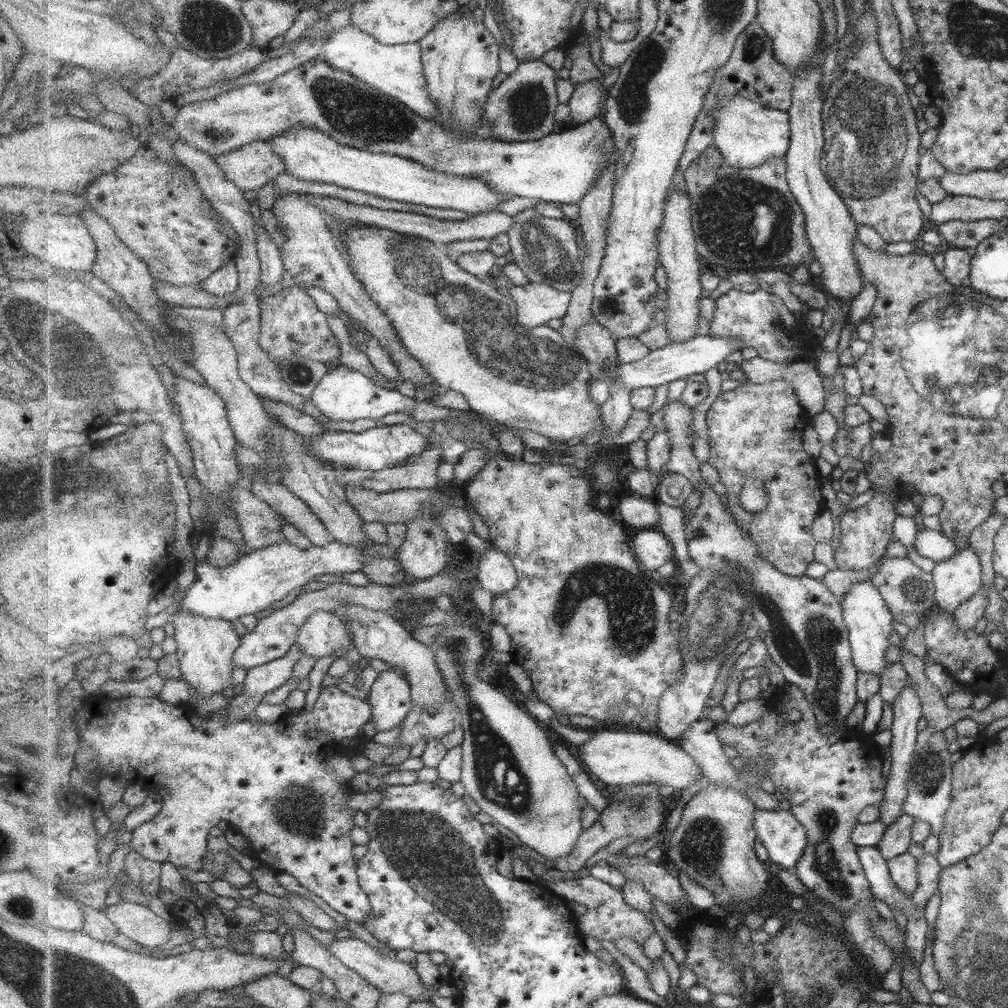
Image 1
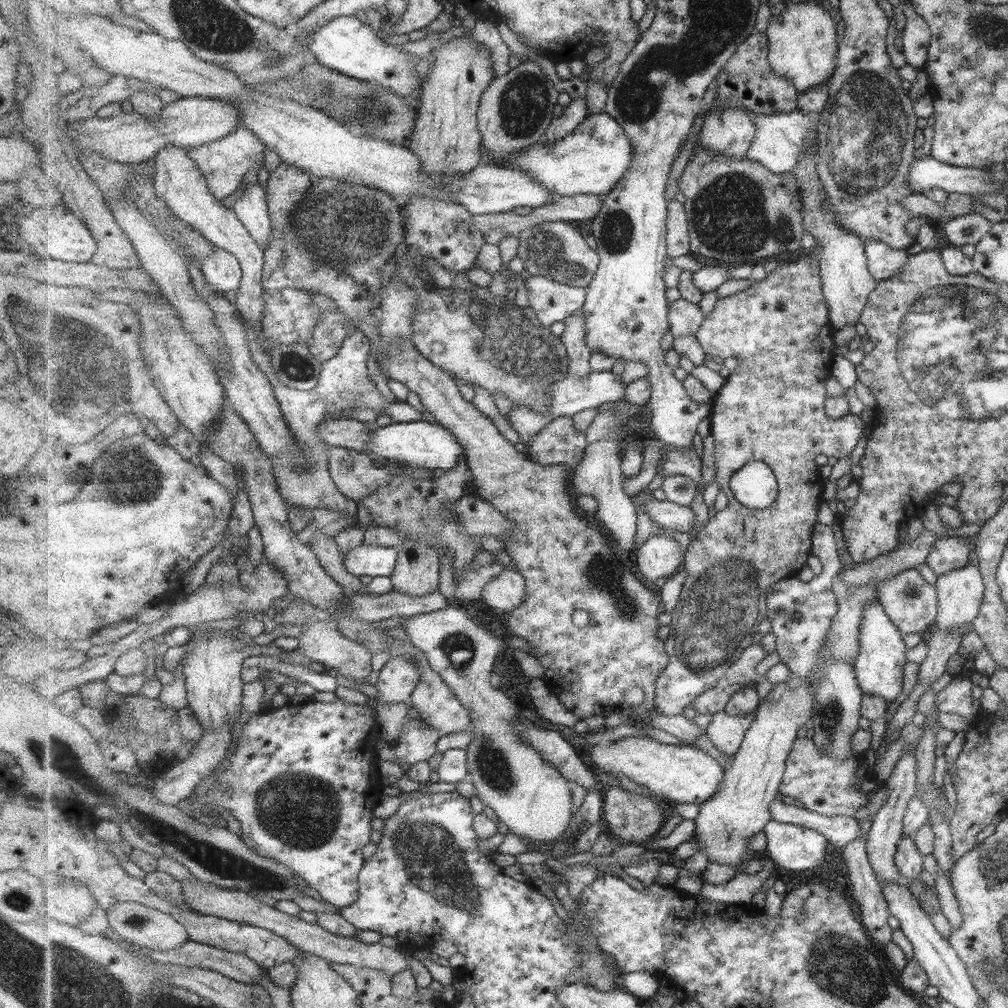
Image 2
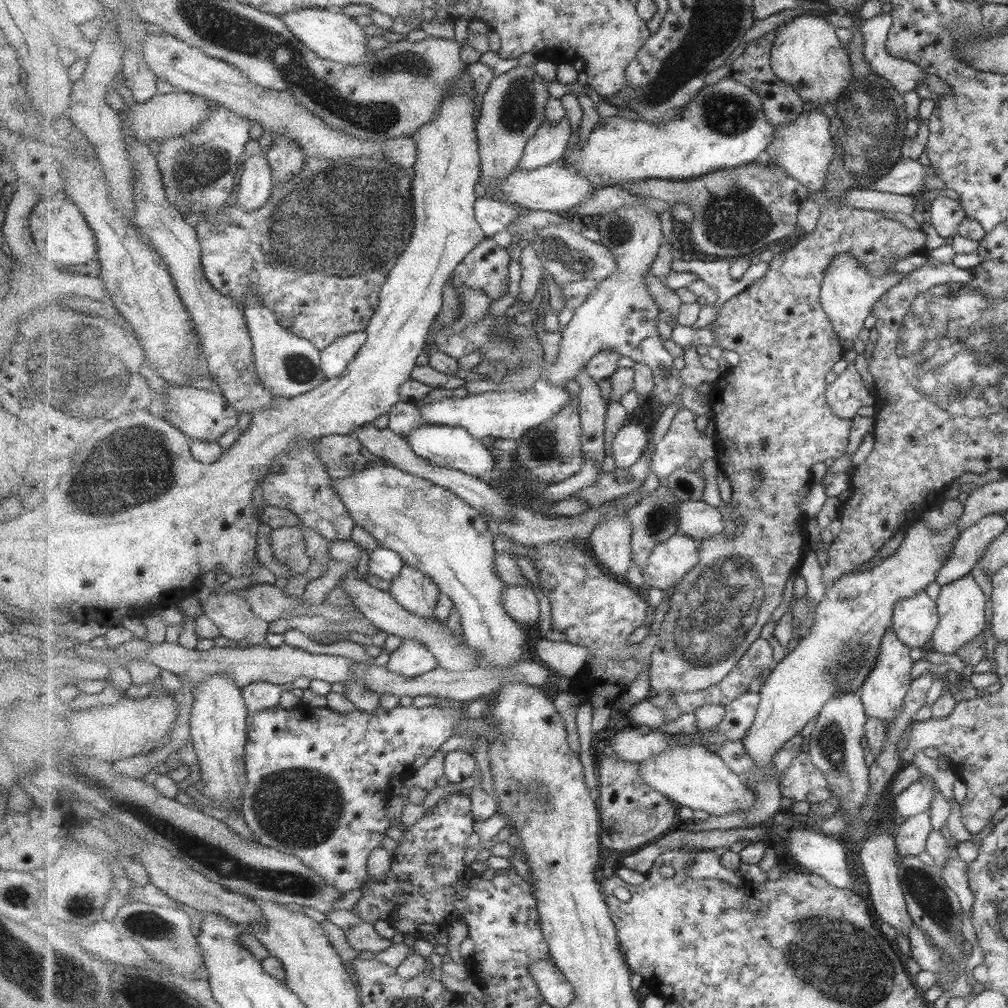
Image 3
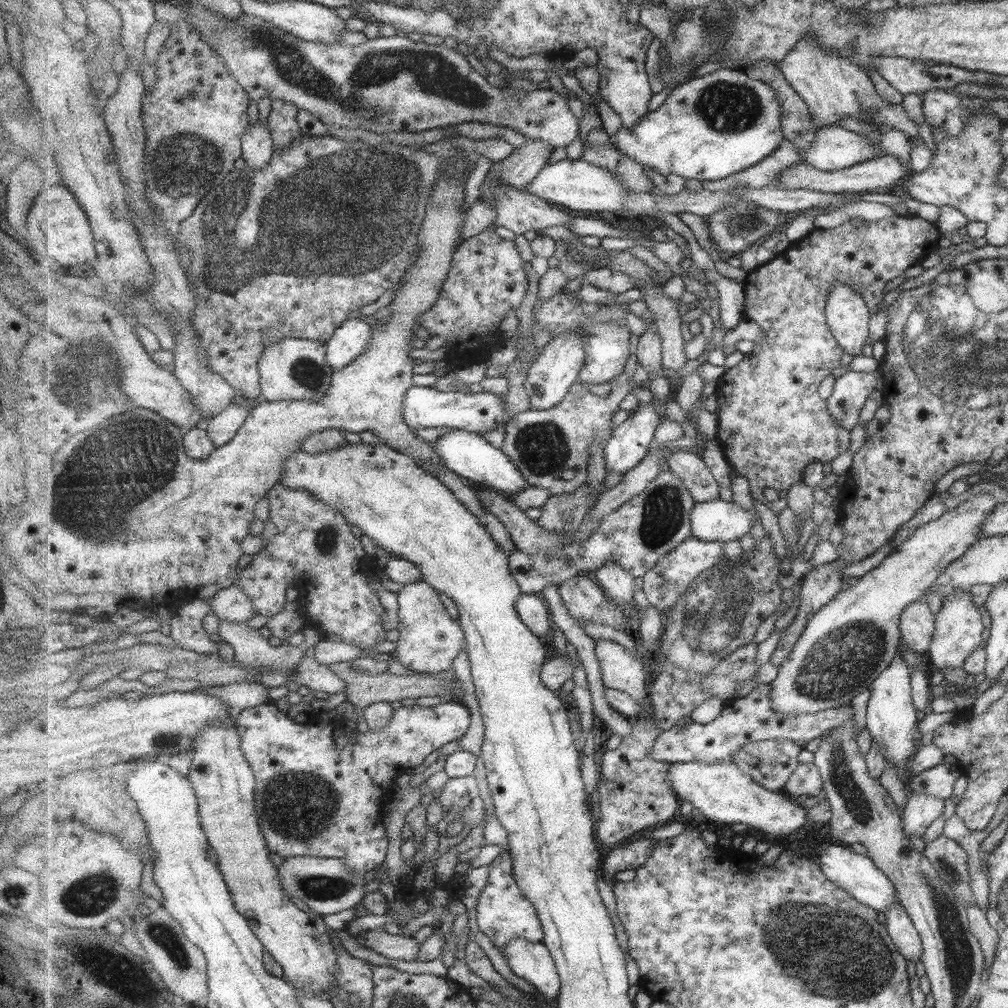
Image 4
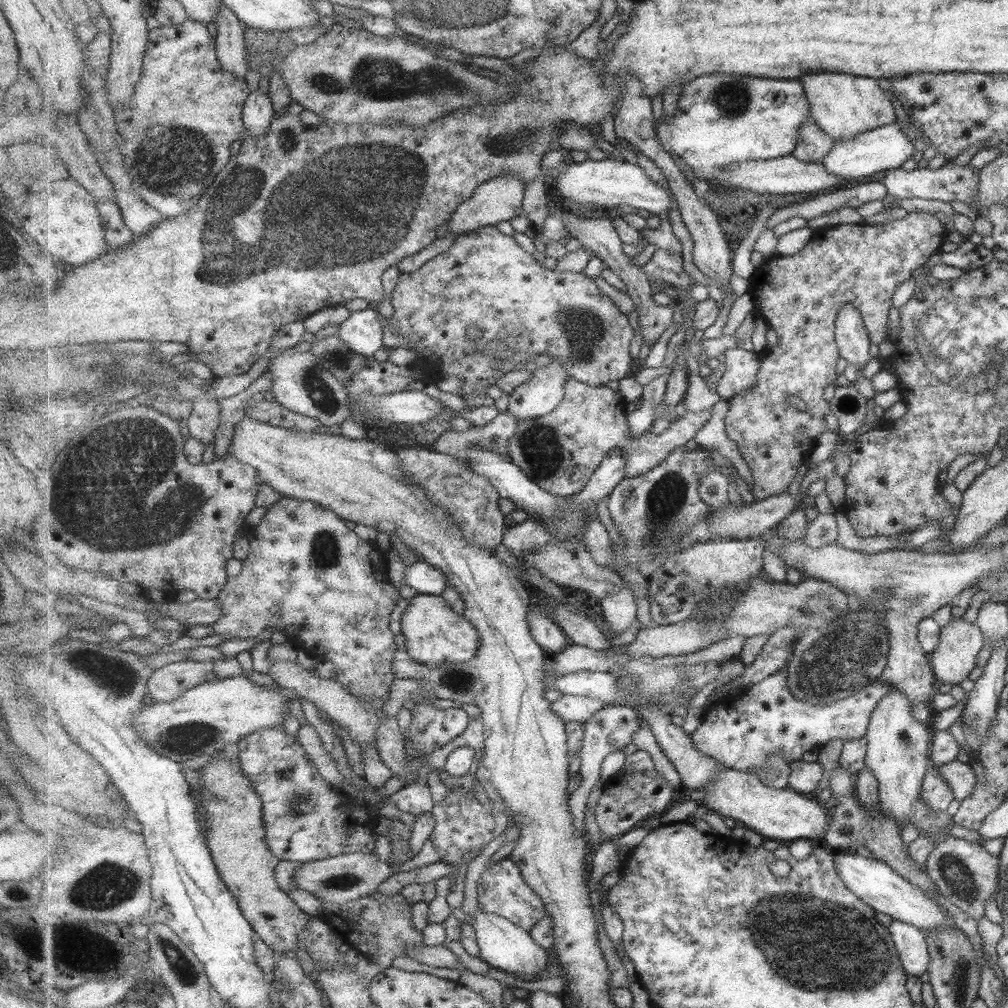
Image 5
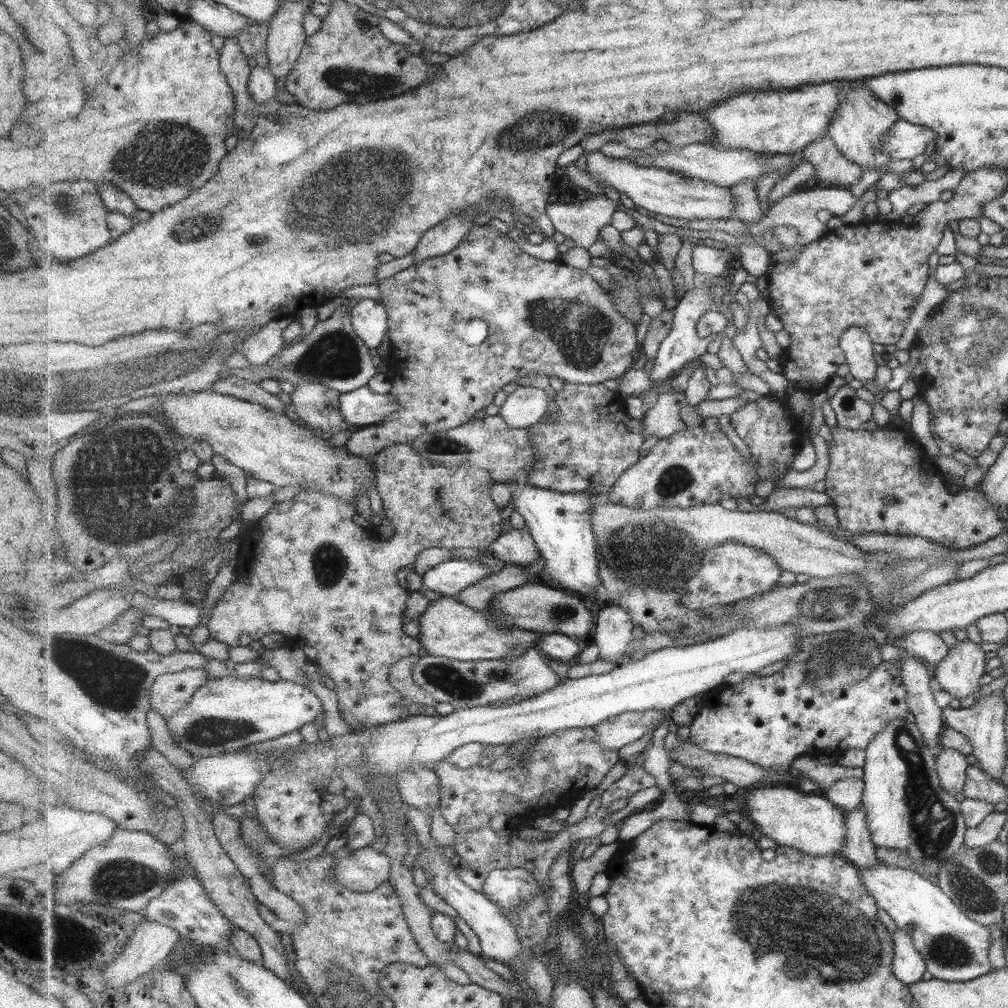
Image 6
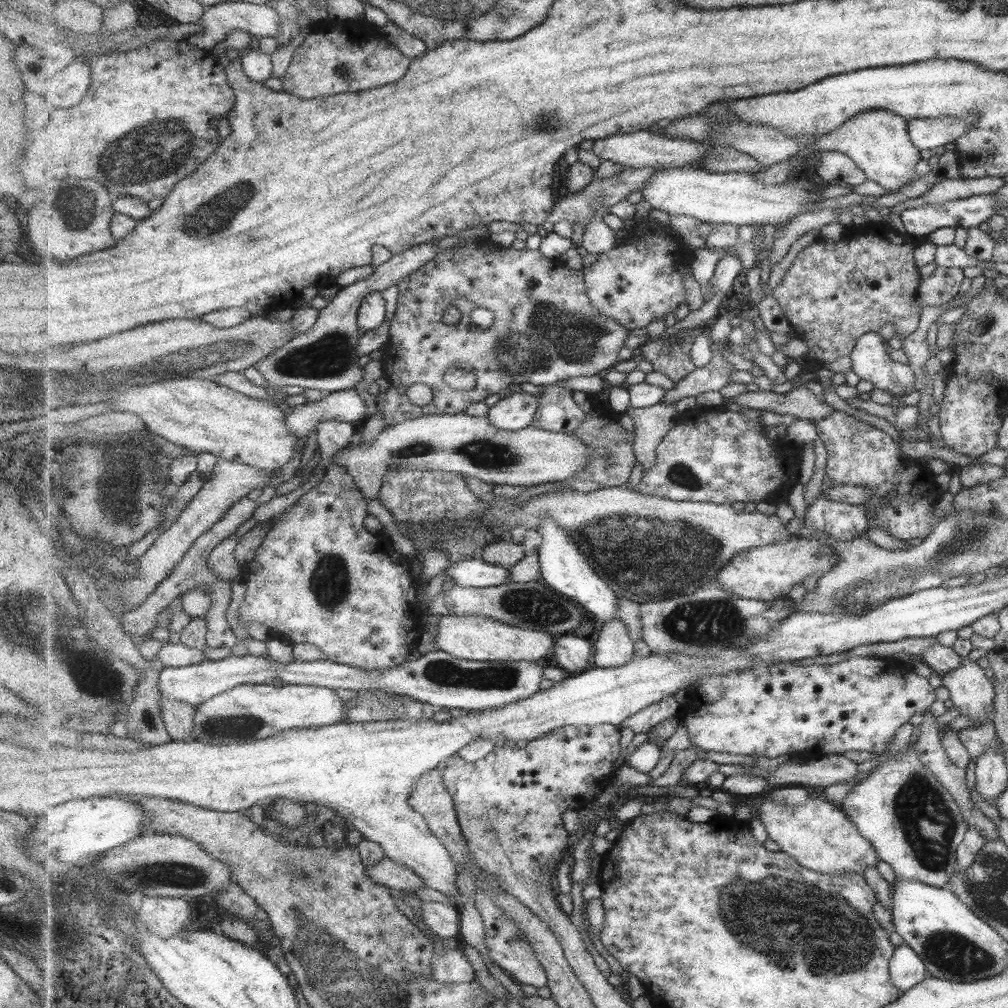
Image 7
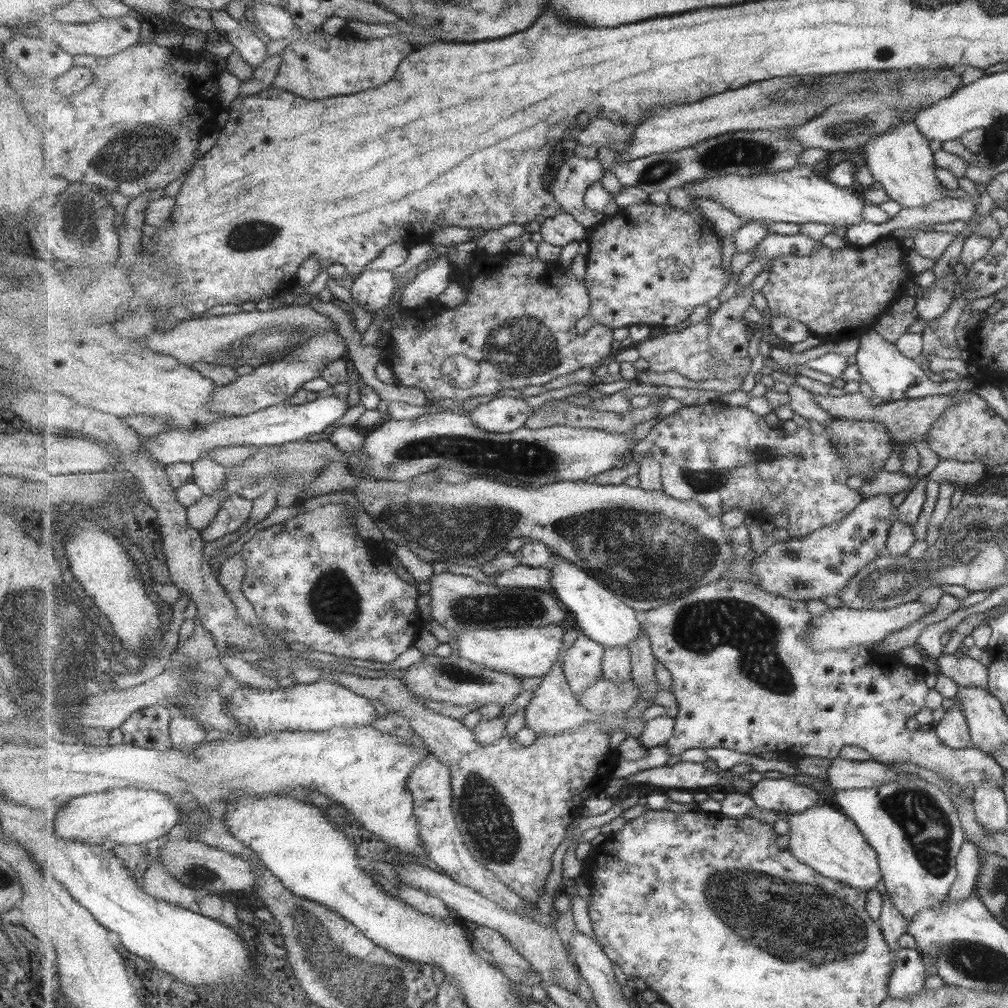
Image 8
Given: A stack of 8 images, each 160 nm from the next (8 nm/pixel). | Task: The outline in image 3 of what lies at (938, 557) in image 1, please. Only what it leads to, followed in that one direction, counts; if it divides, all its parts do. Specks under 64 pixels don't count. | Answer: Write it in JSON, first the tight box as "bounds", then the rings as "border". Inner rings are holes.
{"bounds":[935,513,1007,587],"border":[[[1001,513],[987,514],[957,533],[955,542],[951,544],[951,552],[947,552],[943,566],[939,569],[935,582],[940,587],[966,576],[981,559],[983,551],[991,541],[1006,529],[1007,523]]]}

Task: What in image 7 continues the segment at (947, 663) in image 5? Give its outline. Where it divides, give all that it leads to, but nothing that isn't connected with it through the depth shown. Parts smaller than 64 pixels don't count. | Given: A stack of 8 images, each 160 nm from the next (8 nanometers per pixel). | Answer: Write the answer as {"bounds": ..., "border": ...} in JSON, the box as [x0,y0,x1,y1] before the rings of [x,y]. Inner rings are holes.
{"bounds":[941,657,994,720],"border":[[[967,657],[961,658],[957,668],[941,677],[941,687],[949,693],[948,698],[951,700],[952,706],[968,719],[979,720],[992,710],[992,702],[994,701],[993,683],[983,674],[983,669]]]}

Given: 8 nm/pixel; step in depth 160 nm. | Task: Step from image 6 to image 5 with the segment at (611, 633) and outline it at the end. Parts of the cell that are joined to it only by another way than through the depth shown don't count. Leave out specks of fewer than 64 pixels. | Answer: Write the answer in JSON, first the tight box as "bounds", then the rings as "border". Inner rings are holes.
{"bounds":[600,588,637,636],"border":[[[631,588],[617,590],[615,594],[605,597],[600,602],[604,620],[609,624],[609,628],[614,636],[625,632],[637,619],[637,600]]]}

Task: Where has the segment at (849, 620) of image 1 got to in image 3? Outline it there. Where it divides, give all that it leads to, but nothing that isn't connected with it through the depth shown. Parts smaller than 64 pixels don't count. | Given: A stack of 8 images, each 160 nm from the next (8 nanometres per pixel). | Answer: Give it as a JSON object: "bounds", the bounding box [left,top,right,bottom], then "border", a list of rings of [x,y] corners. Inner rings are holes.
{"bounds":[857,627,913,726],"border":[[[890,627],[885,629],[881,645],[878,646],[878,658],[875,659],[870,674],[867,674],[867,678],[857,691],[862,698],[866,715],[884,720],[886,726],[902,709],[903,697],[906,697],[906,692],[910,689],[910,684],[913,681],[910,678],[910,670],[913,663],[909,657],[909,650],[910,647],[897,637],[893,629]]]}

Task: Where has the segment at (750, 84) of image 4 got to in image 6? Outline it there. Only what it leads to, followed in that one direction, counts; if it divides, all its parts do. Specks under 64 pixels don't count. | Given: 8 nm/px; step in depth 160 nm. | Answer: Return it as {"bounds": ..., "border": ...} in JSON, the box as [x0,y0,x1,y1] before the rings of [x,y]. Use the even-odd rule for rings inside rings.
{"bounds":[702,82,841,155],"border":[[[840,82],[805,84],[796,89],[769,92],[741,92],[739,96],[725,98],[717,102],[715,108],[710,108],[702,116],[715,127],[715,141],[725,145],[725,149],[746,149],[751,153],[770,153],[775,155],[797,155],[803,152],[809,144],[825,138],[829,134],[833,116],[841,104]]]}

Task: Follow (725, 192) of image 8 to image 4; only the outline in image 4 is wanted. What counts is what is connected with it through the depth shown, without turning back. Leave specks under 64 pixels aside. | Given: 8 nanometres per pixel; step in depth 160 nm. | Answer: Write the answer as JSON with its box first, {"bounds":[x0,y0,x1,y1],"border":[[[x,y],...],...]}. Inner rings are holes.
{"bounds":[525,159,633,212],"border":[[[562,159],[543,167],[543,170],[526,186],[525,195],[537,196],[547,203],[562,205],[574,211],[623,212],[627,194],[633,194],[622,187],[606,168],[595,166],[585,159]]]}

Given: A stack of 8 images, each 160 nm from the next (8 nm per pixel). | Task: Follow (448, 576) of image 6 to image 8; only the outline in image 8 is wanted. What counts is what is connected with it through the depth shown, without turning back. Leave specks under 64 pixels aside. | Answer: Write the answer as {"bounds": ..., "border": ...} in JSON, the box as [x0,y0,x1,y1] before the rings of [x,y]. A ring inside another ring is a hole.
{"bounds":[496,566,553,593],"border":[[[515,566],[503,574],[496,576],[498,587],[511,588],[537,588],[543,592],[553,593],[553,583],[551,583],[551,568],[531,568],[529,566]]]}

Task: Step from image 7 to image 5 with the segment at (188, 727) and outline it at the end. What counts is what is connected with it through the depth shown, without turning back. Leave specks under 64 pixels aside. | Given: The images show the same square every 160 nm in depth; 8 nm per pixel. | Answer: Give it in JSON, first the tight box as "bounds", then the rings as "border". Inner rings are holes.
{"bounds":[148,658,220,702],"border":[[[189,658],[188,660],[169,663],[155,670],[148,682],[151,699],[153,702],[173,702],[173,700],[179,700],[183,694],[187,693],[187,690],[206,683],[207,674],[213,672],[213,668],[216,668],[216,661],[220,662],[220,659],[202,662],[199,660],[193,661],[193,659]]]}

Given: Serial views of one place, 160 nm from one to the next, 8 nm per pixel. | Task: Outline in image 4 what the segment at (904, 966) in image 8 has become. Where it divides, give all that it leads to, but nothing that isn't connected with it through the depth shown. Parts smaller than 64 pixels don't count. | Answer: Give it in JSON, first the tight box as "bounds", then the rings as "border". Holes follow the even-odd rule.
{"bounds":[882,902,922,962],"border":[[[897,902],[887,905],[882,912],[890,941],[899,950],[899,954],[903,954],[903,958],[915,962],[922,953],[920,936],[904,908]]]}

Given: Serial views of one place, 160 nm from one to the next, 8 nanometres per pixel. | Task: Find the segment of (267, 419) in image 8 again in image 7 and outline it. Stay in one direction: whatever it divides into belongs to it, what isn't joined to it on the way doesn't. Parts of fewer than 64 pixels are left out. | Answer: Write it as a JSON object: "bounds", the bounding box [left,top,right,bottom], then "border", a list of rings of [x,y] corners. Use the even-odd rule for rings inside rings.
{"bounds":[285,389,367,436],"border":[[[355,389],[340,390],[323,396],[319,401],[307,402],[301,409],[295,411],[285,408],[288,425],[294,430],[296,435],[307,436],[311,430],[316,430],[319,423],[325,421],[337,421],[339,424],[354,424],[355,422],[365,421],[367,419],[367,404],[359,396]]]}

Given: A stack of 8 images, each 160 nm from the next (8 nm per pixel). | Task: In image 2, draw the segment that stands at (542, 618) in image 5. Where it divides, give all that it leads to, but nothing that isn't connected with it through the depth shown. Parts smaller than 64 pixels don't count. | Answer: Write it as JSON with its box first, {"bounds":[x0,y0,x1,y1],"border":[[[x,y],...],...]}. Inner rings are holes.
{"bounds":[480,568,526,613],"border":[[[505,568],[501,576],[486,586],[480,597],[488,607],[506,613],[519,608],[525,602],[525,595],[526,579],[517,570]]]}

